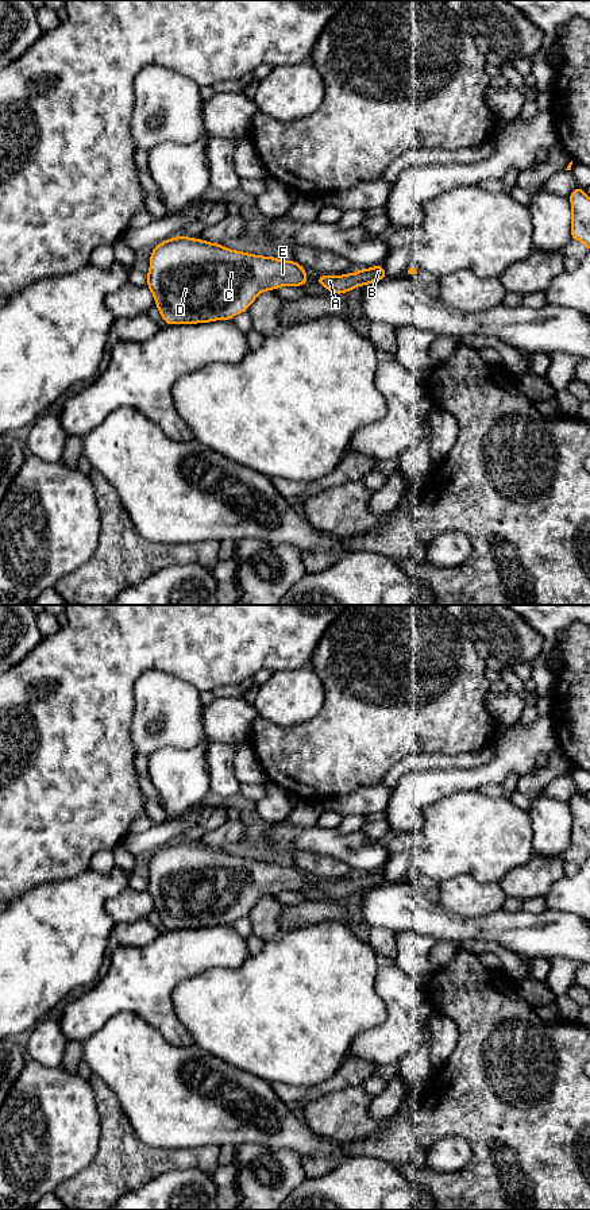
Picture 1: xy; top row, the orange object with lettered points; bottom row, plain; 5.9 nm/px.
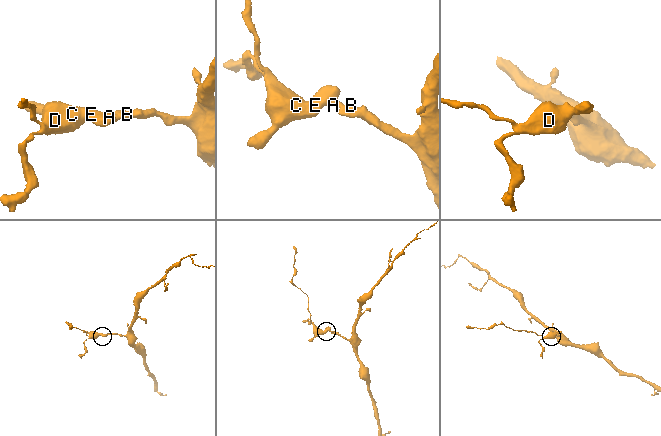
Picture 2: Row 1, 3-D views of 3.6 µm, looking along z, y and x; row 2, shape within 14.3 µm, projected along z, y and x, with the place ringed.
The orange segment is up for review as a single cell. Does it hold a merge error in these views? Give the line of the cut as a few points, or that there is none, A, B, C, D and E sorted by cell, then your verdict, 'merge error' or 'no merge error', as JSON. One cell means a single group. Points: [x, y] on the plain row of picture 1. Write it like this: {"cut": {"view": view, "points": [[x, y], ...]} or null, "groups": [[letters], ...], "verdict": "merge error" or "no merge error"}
{"cut": null, "groups": [["A", "B", "C", "D", "E"]], "verdict": "no merge error"}

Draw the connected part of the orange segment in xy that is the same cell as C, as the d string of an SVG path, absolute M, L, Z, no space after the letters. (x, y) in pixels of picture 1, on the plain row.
M176 841L154 852L147 876L147 893L165 929L197 929L232 925L246 917L265 895L281 891L301 891L308 887L305 874L296 866L281 866L230 855L203 844Z

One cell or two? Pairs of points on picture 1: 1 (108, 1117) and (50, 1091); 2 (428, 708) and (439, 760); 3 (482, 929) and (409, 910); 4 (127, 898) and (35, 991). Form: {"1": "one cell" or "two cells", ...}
{"1": "two cells", "2": "two cells", "3": "one cell", "4": "two cells"}

